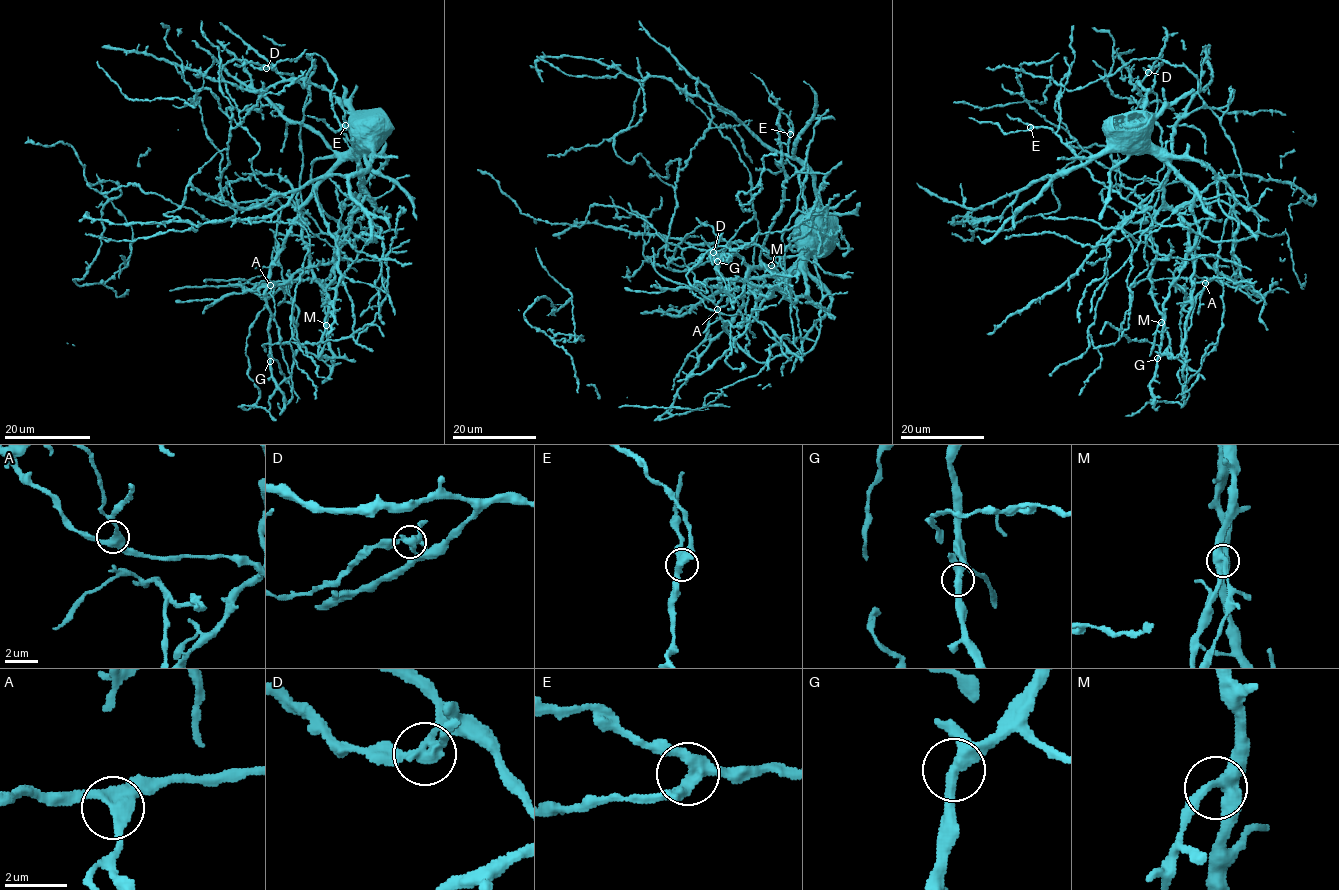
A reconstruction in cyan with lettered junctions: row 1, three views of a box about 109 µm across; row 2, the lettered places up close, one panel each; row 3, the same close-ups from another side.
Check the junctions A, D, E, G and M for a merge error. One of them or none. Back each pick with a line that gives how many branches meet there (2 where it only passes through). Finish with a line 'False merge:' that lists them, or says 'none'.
False merge: none

